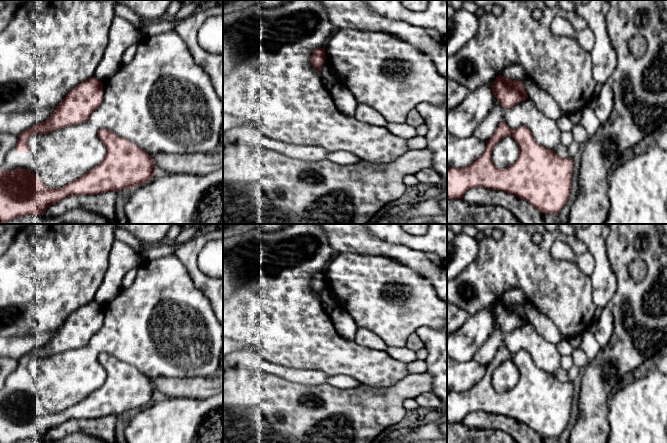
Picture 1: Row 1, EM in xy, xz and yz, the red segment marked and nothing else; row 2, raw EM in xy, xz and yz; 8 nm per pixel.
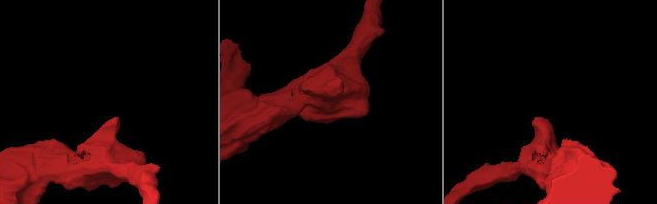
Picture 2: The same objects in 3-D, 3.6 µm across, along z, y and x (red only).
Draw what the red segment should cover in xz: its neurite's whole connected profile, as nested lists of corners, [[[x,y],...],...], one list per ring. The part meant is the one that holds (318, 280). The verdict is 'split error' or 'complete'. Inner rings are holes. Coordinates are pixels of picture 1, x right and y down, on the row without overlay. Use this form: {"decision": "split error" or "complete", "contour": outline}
{"decision": "complete", "contour": [[[317,272],[313,275],[313,278],[310,284],[311,289],[313,292],[315,292],[318,295],[318,298],[320,300],[321,300],[321,292],[325,283],[326,283],[326,280],[325,280],[324,272]]]}

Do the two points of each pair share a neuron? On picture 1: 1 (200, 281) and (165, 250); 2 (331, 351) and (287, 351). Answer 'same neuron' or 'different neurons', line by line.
1: different neurons
2: same neuron

